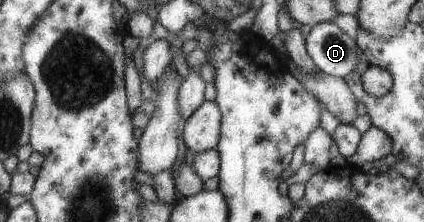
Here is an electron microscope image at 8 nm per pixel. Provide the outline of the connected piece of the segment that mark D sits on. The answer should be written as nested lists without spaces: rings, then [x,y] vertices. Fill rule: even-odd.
[[[321,22],[312,27],[306,39],[309,55],[315,65],[325,74],[338,78],[347,77],[355,71],[359,57],[361,42],[347,35],[341,27],[332,22]]]

